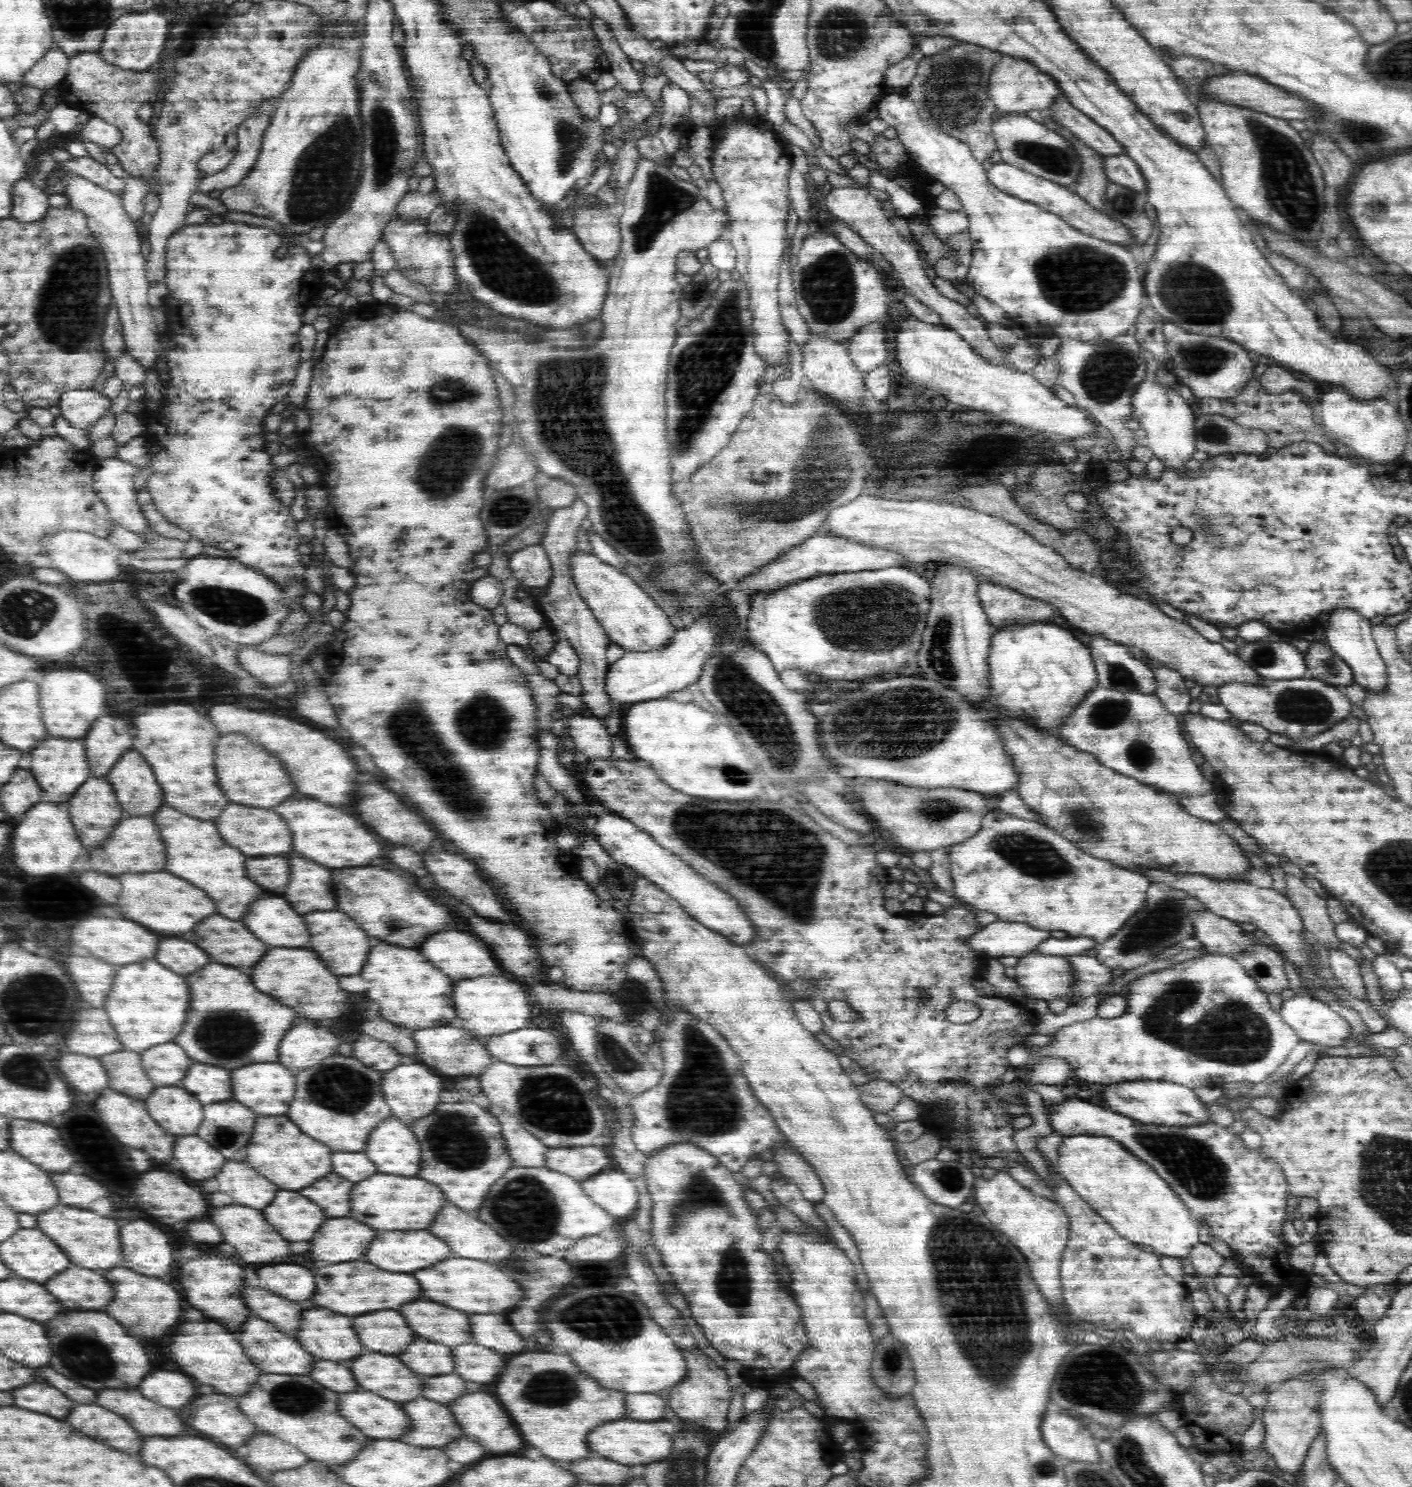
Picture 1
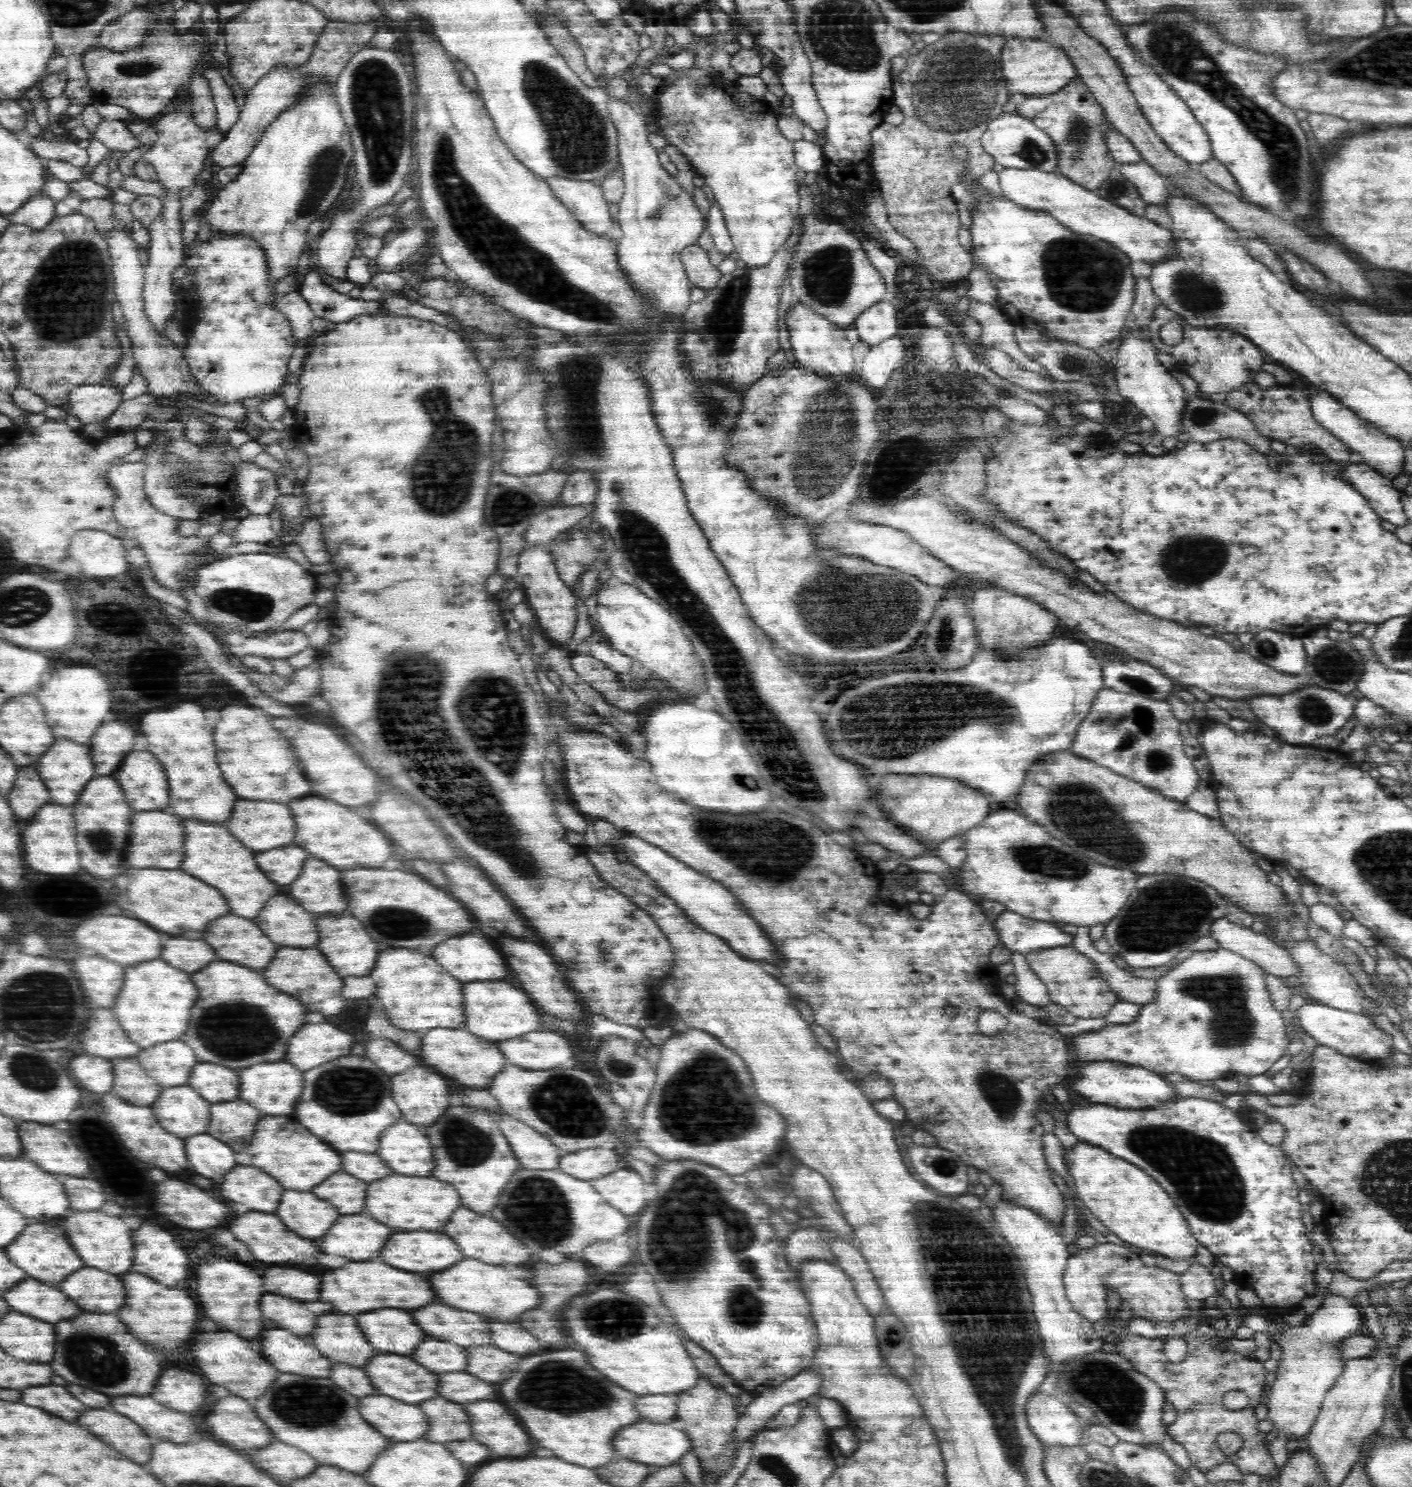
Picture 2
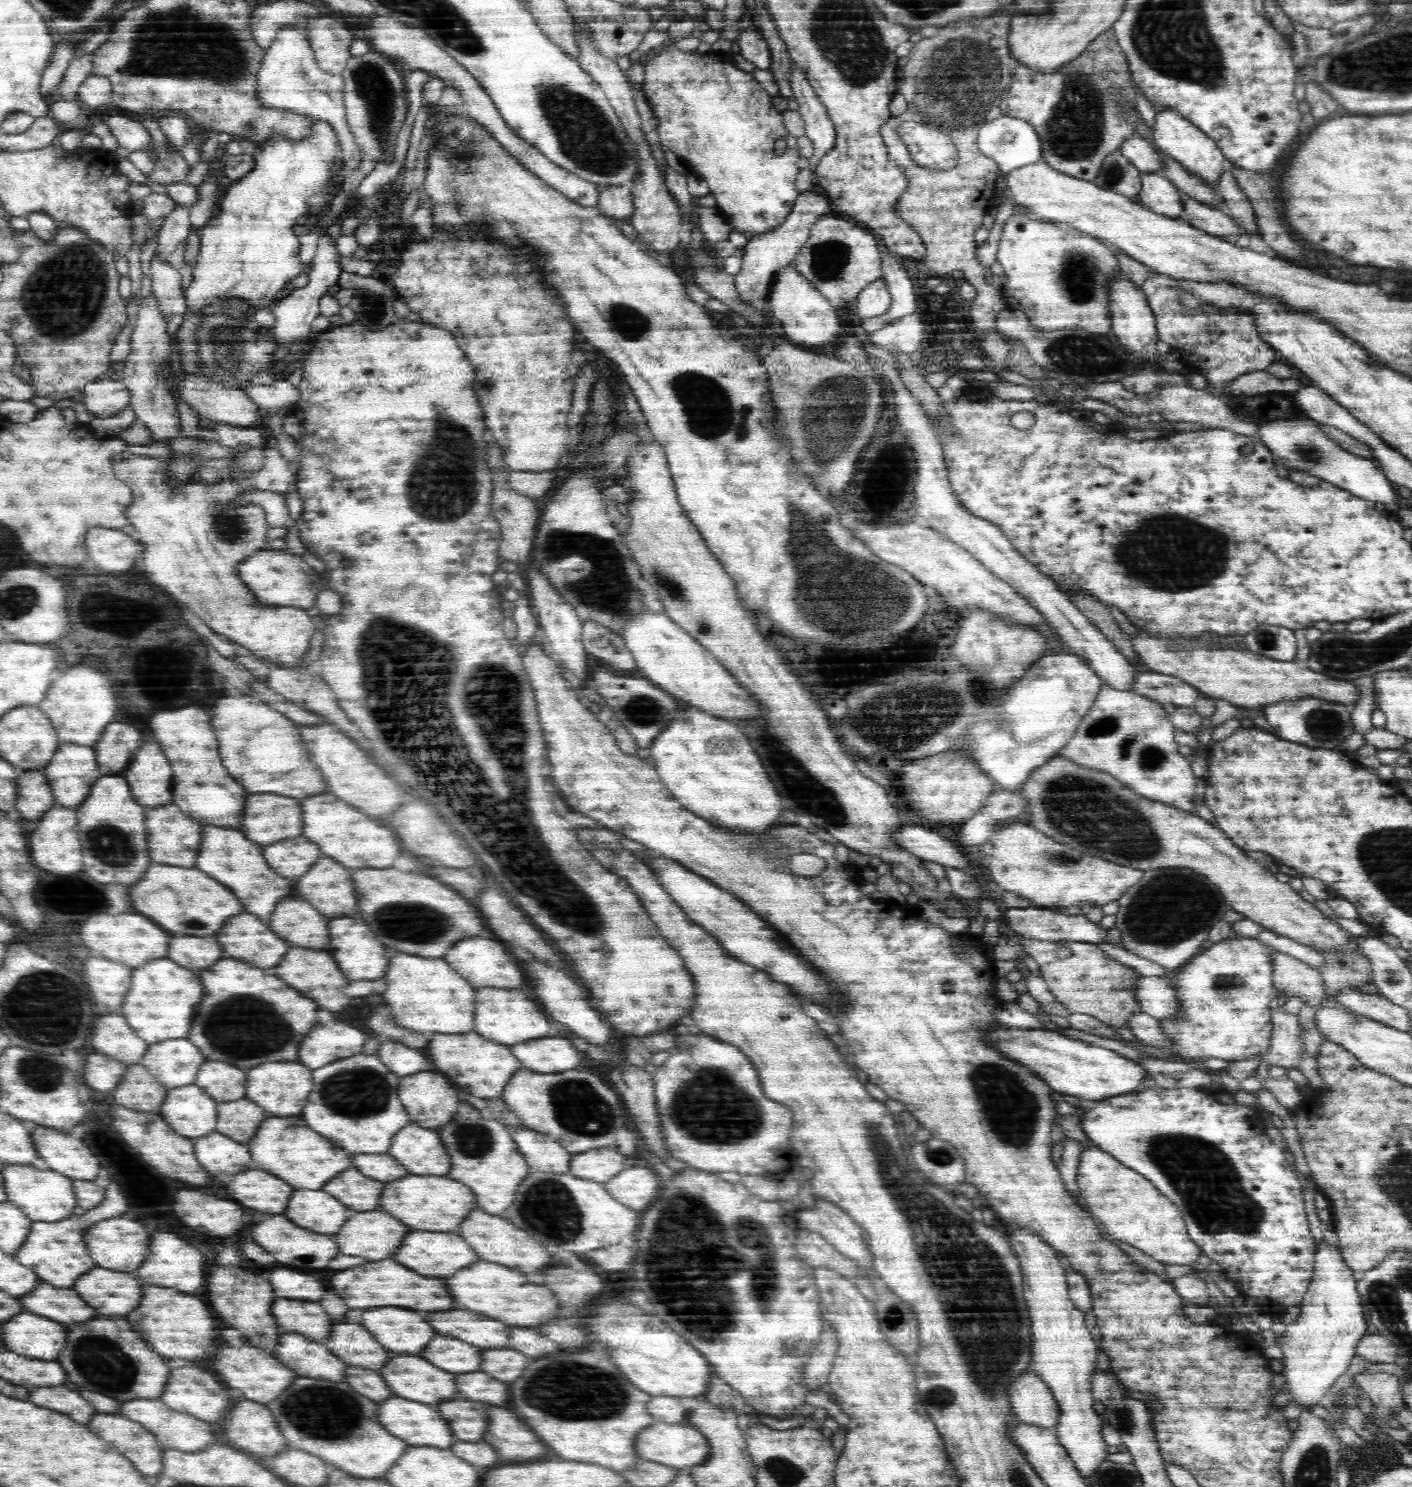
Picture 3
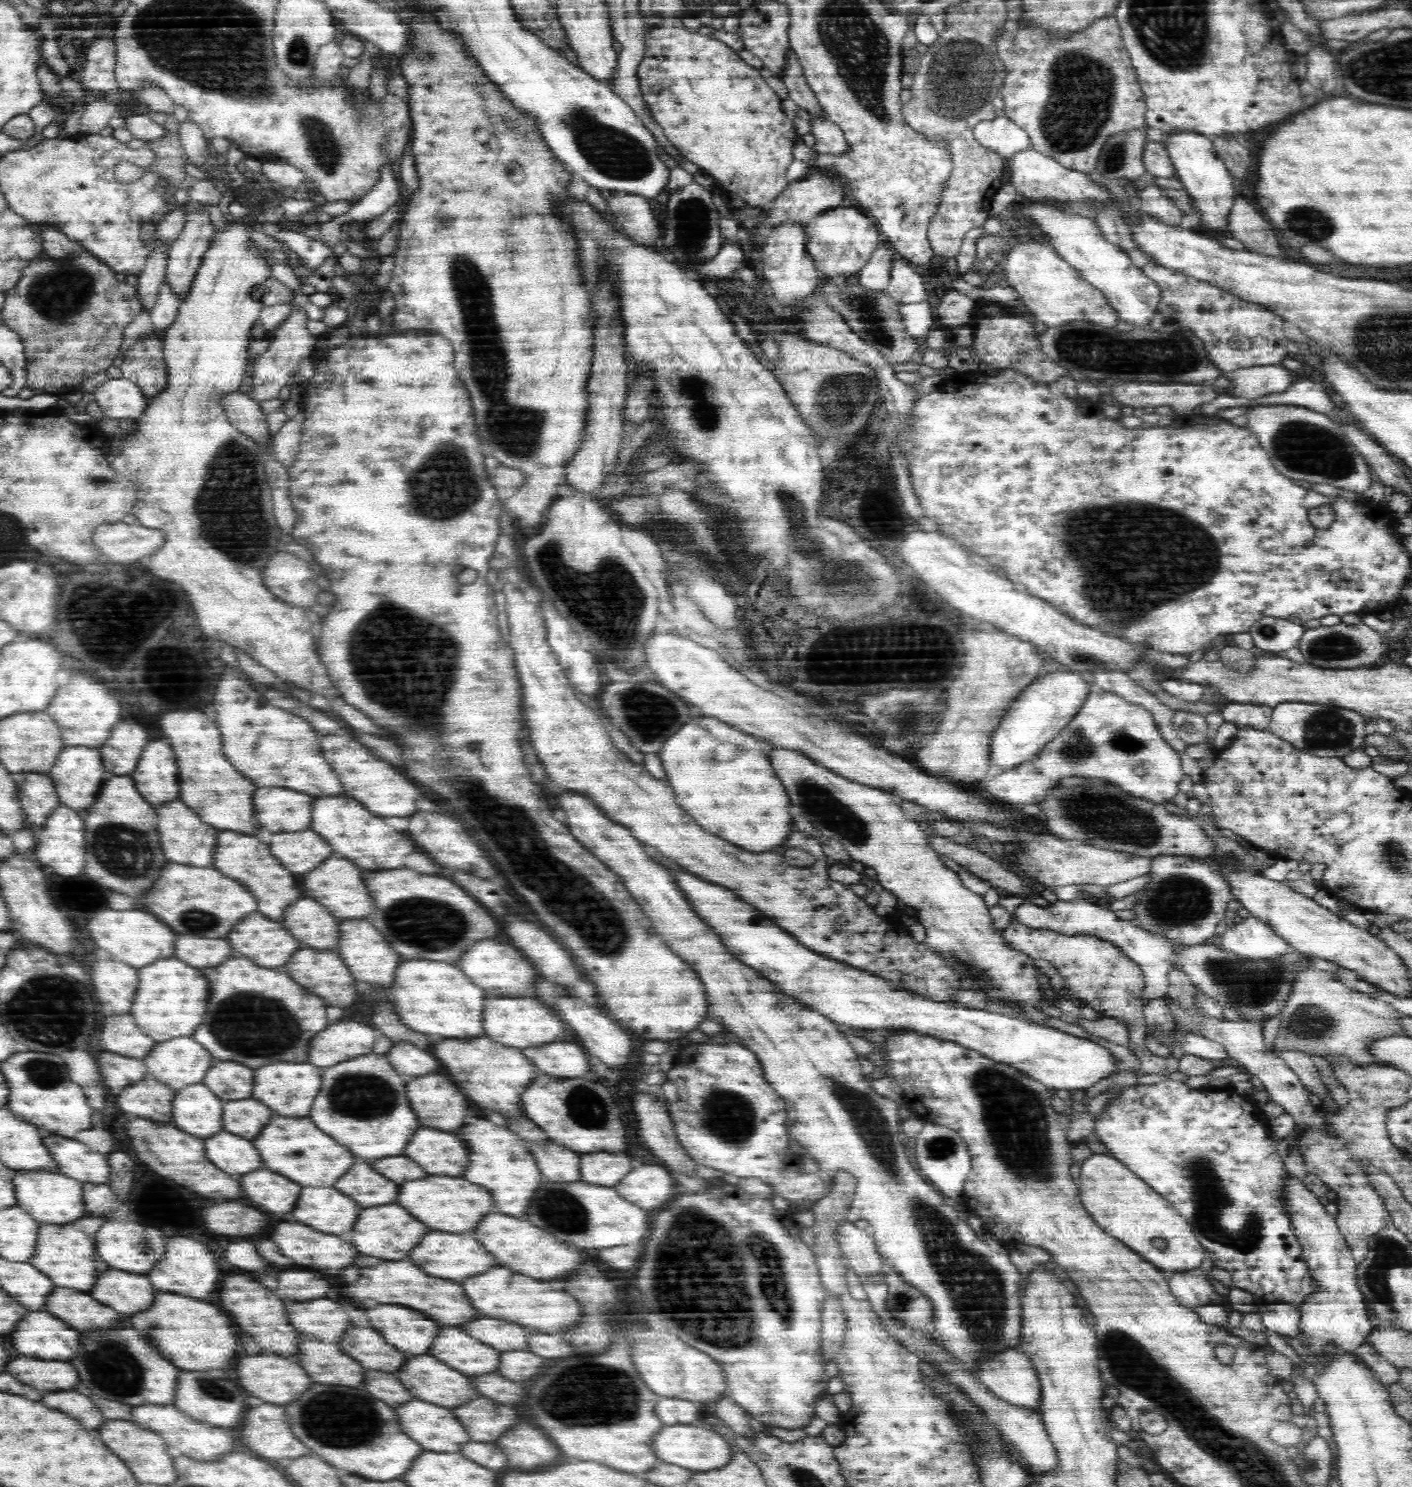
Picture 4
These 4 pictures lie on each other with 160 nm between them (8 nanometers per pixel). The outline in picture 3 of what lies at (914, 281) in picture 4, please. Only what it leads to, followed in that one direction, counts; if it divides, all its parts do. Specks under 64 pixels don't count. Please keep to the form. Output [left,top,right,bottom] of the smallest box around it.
[861,253,916,334]

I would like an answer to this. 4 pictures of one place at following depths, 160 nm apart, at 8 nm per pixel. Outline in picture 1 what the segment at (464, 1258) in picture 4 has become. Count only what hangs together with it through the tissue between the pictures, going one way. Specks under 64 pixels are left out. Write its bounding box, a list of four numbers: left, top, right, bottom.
[366,1230,450,1272]

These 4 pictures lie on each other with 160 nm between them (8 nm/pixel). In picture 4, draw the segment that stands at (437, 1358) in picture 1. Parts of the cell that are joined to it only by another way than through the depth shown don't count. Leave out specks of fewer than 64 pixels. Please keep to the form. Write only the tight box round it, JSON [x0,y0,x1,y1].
[430,1328,500,1374]

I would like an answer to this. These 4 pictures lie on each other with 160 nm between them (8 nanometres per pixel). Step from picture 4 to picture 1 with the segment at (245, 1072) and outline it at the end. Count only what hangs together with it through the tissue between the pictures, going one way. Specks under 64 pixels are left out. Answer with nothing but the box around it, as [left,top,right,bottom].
[182,1064,232,1106]

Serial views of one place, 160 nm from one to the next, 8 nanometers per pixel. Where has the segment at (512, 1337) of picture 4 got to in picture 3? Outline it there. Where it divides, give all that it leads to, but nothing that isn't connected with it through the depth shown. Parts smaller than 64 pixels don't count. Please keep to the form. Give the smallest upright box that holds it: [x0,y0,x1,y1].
[430,1310,508,1348]

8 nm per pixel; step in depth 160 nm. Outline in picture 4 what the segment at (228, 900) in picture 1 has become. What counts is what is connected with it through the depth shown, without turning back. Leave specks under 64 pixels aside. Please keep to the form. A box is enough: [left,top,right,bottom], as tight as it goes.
[210,832,300,920]

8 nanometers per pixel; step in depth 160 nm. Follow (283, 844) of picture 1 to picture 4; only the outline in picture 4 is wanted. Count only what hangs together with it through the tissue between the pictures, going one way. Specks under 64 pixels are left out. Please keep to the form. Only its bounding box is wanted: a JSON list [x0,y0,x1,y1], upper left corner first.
[254,788,314,834]

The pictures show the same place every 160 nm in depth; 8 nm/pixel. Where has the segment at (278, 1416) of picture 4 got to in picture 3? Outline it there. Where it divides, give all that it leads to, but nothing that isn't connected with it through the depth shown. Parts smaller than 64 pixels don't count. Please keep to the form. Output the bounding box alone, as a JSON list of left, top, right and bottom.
[224,1400,290,1456]

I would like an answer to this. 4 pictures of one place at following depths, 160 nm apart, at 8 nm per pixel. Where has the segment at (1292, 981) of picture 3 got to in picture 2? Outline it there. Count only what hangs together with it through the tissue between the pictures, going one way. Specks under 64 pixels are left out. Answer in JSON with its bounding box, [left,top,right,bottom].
[1211,918,1298,976]

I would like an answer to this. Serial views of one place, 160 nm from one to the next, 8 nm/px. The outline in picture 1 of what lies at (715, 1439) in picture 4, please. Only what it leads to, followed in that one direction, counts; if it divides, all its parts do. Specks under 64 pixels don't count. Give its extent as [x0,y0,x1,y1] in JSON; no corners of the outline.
[588,1419,675,1465]

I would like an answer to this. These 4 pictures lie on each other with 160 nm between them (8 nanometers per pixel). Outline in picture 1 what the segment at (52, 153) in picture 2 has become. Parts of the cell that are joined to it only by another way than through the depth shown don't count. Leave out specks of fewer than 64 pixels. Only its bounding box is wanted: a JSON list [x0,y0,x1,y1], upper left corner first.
[56,156,125,194]

